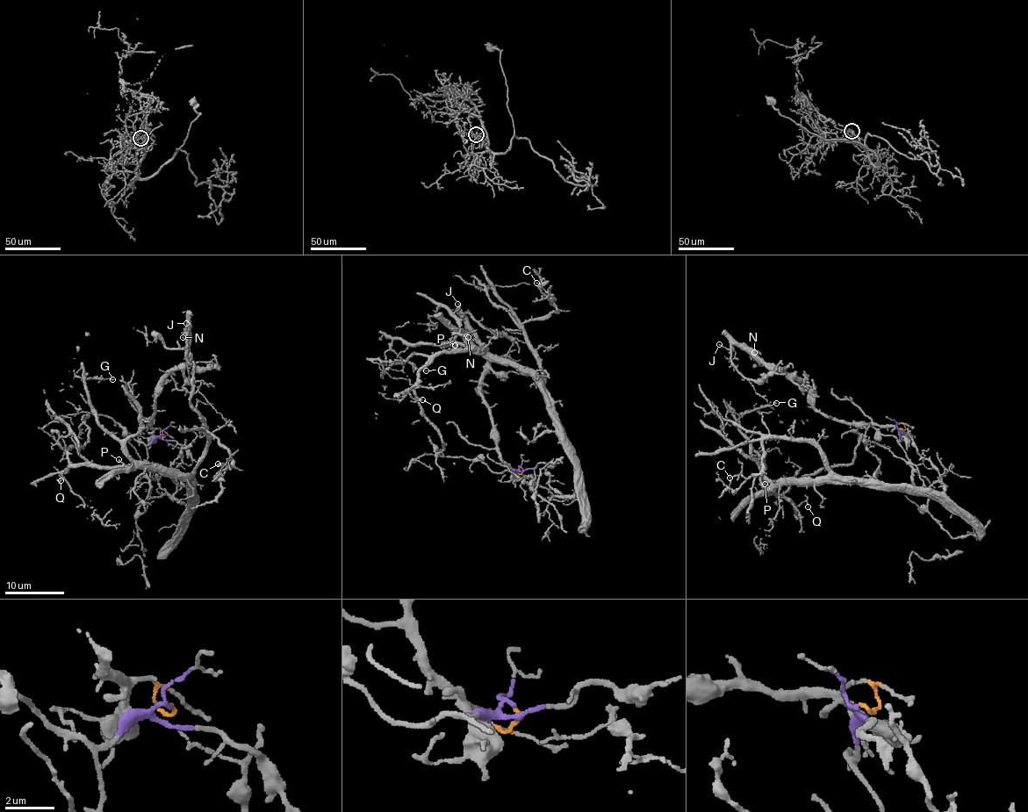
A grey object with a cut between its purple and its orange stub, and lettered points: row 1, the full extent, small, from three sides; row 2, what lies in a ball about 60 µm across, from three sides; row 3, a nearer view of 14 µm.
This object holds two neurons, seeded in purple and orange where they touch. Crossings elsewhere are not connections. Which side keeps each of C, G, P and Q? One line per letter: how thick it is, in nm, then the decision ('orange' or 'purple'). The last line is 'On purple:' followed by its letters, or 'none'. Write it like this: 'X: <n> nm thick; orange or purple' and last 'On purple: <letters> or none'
C: 100 nm thick; purple
G: 150 nm thick; purple
P: 140 nm thick; purple
Q: 110 nm thick; purple
On purple: C, G, P, Q

